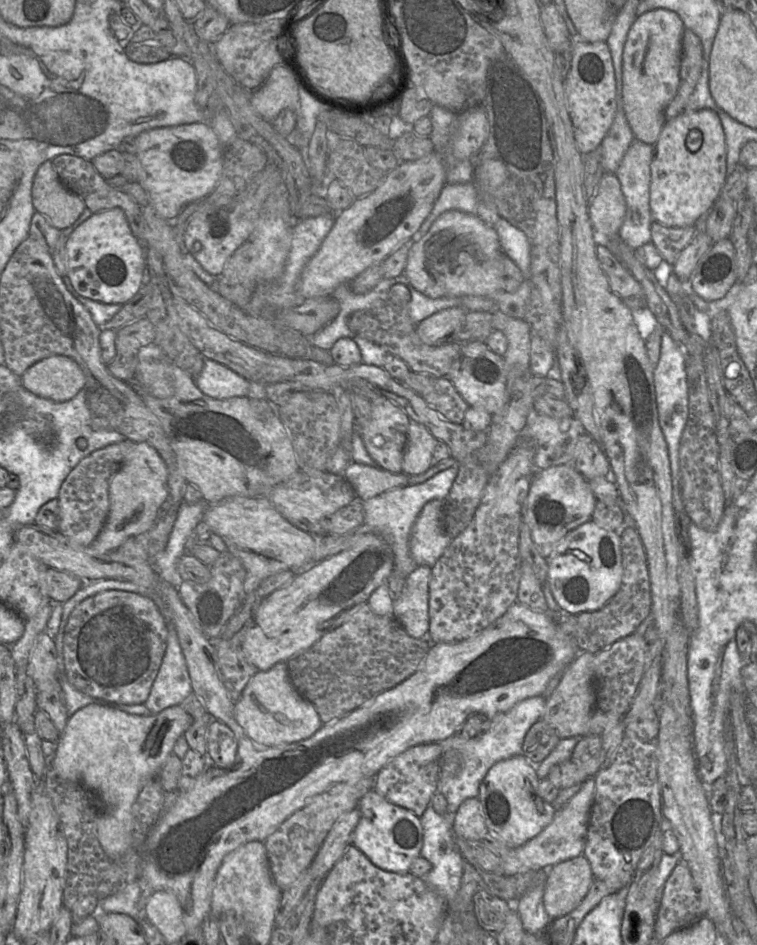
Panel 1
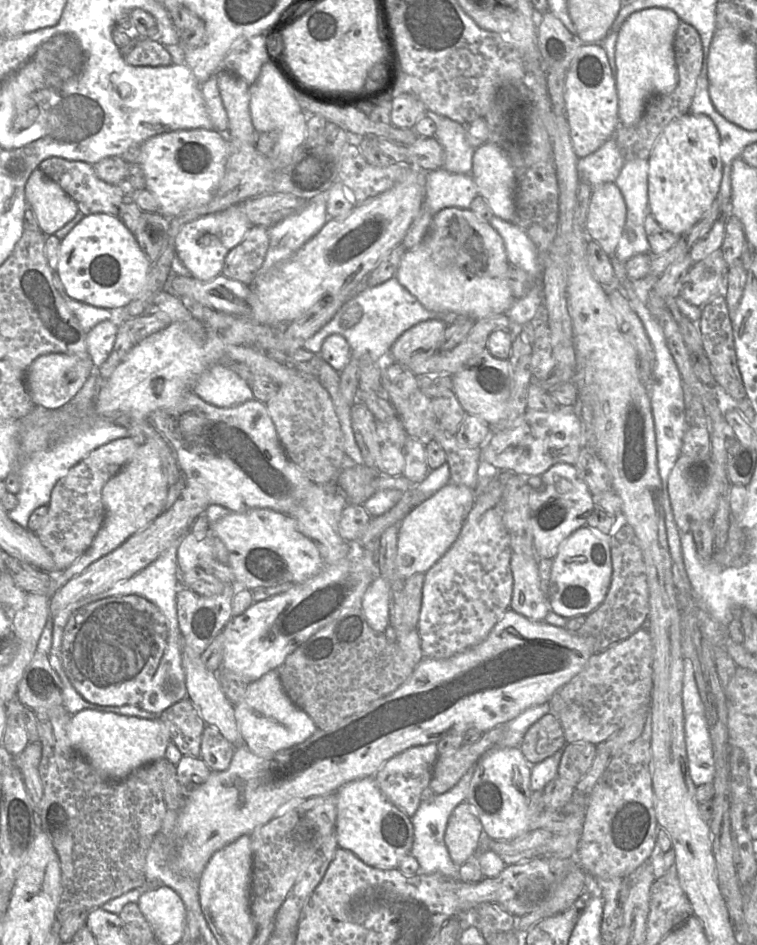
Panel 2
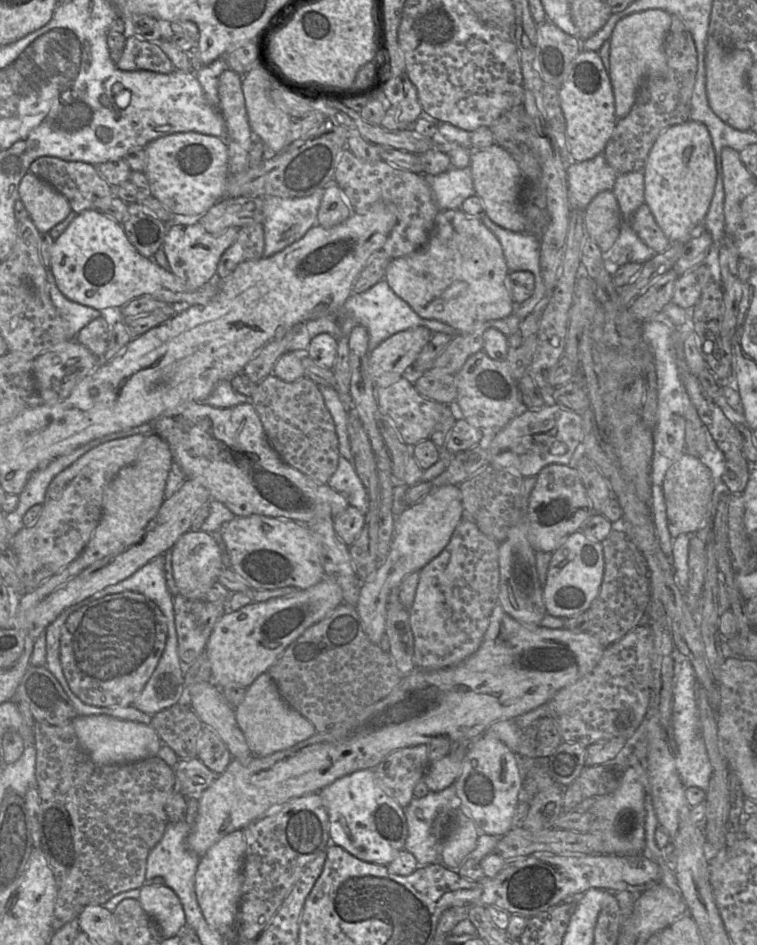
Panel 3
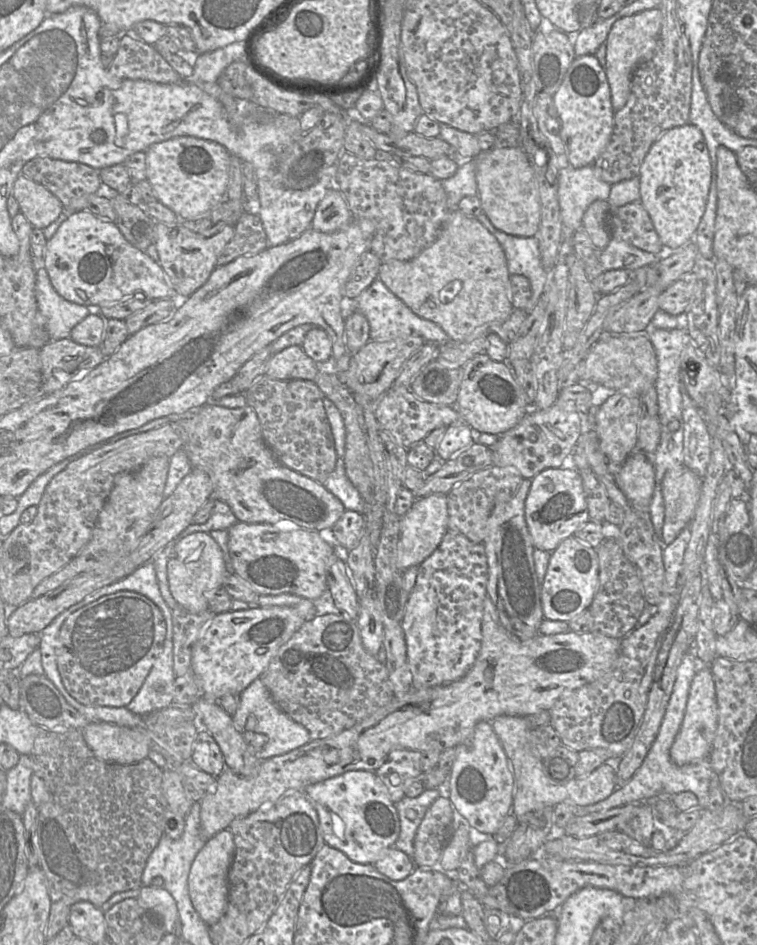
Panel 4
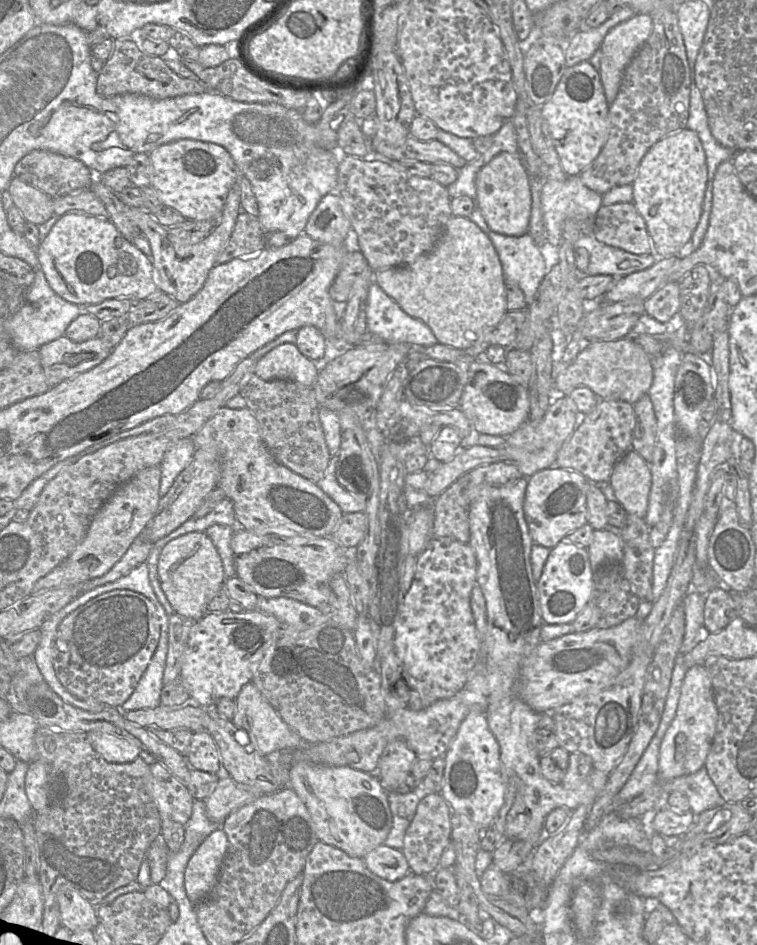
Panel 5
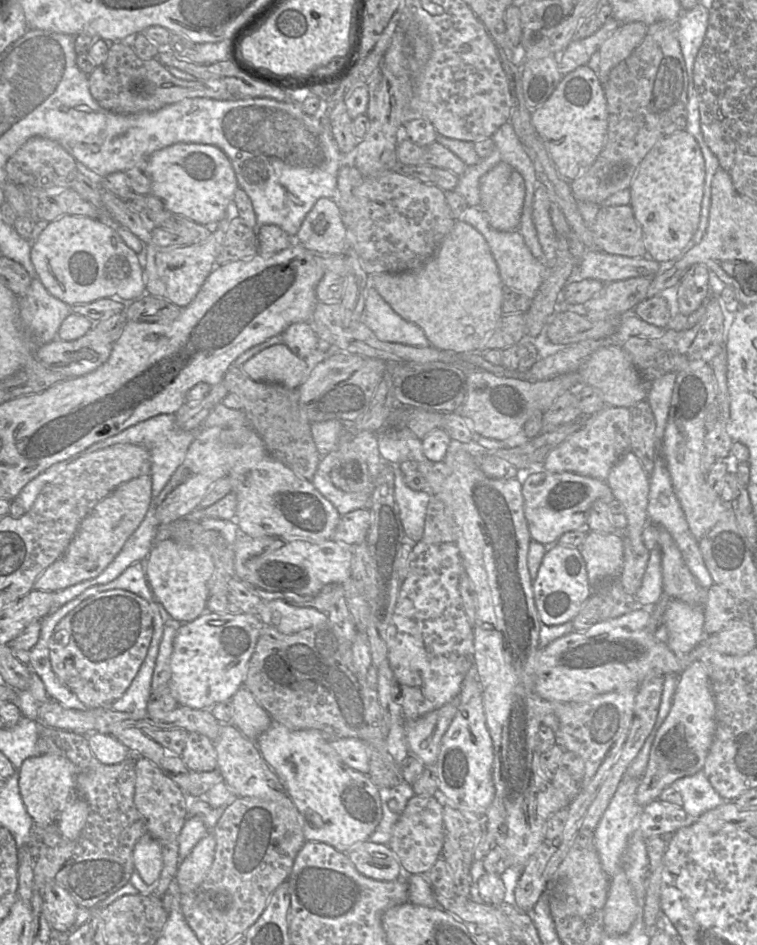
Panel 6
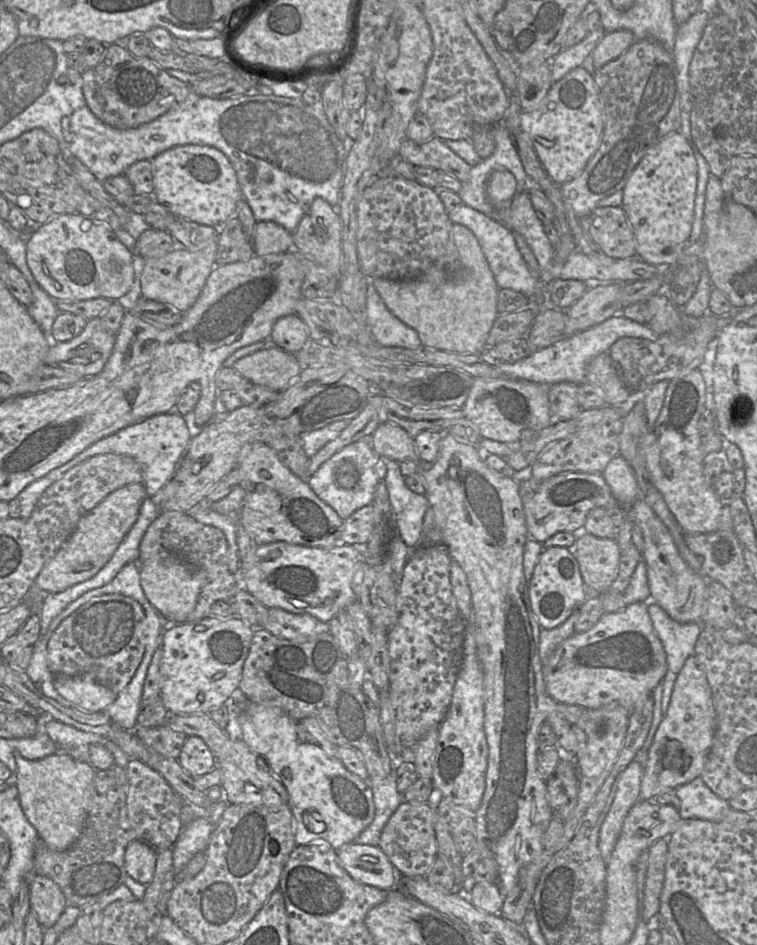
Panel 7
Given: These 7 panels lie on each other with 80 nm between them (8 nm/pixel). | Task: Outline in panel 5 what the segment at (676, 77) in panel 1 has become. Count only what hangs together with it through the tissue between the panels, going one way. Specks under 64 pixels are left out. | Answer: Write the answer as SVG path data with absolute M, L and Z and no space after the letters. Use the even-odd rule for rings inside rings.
M636 13L613 27L603 39L599 74L608 105L615 100L626 67L647 41L651 31L651 15Z

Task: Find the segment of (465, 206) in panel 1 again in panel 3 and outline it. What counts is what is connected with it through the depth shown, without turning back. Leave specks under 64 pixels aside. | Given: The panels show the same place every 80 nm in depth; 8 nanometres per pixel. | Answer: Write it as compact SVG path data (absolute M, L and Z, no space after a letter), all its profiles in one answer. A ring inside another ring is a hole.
M470 166L451 167L438 175L424 175L440 211L460 209L463 201L475 195Z

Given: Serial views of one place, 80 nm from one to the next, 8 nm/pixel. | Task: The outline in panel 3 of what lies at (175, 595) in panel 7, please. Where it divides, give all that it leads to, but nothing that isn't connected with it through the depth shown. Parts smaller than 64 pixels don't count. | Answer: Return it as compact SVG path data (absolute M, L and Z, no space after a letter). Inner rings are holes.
M190 530L183 534L171 549L173 577L179 594L195 600L205 599L207 591L223 569L221 549L211 533Z

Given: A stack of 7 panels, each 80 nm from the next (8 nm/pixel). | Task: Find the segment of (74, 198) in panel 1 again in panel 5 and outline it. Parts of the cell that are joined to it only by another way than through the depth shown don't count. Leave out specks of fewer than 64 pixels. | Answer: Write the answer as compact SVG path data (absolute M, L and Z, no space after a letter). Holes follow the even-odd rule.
M12 178L7 192L27 222L40 225L54 215L53 198L18 178Z

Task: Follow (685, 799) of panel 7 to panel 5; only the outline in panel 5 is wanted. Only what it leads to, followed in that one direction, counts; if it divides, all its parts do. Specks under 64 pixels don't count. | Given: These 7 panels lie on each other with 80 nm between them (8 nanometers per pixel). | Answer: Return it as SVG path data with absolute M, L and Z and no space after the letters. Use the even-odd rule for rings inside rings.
M704 766L694 773L662 782L661 791L665 795L674 791L685 794L690 811L696 816L725 803Z

